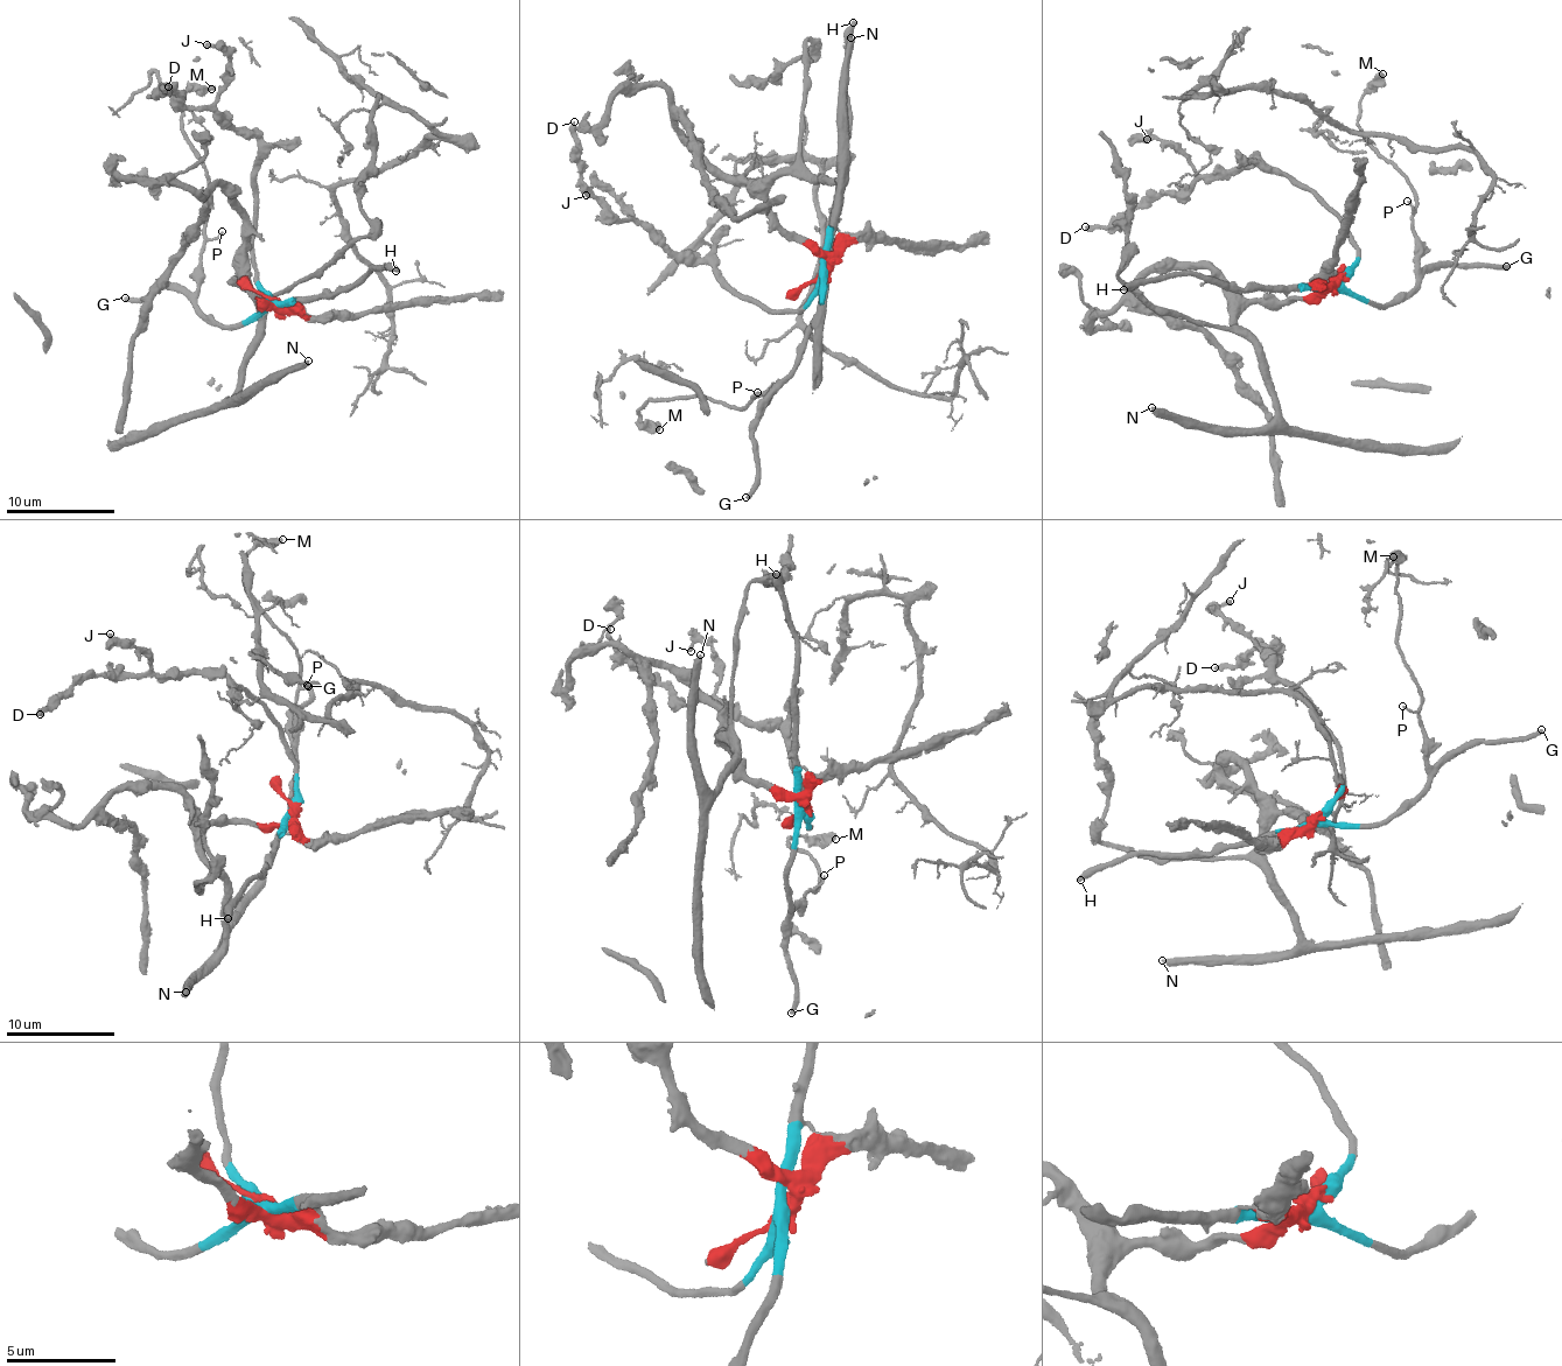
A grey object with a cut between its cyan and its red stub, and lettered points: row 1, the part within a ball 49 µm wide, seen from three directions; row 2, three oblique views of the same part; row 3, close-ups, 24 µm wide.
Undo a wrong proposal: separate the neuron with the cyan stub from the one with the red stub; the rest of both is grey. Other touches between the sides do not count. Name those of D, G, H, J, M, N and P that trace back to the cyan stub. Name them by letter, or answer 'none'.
D, G, H, J, M, P

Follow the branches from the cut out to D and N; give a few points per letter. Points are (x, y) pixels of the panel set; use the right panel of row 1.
D: (1335, 284), (1357, 257), (1345, 222), (1254, 160), (1106, 226), (1084, 226)
N: (1335, 281), (1319, 295), (1241, 312), (1235, 330), (1255, 343), (1273, 393), (1274, 418), (1259, 429), (1151, 407)

